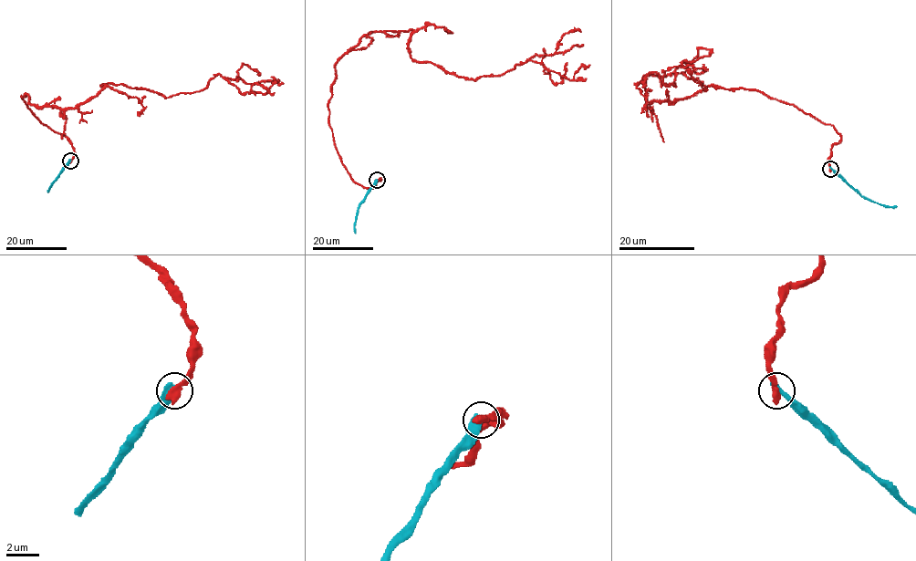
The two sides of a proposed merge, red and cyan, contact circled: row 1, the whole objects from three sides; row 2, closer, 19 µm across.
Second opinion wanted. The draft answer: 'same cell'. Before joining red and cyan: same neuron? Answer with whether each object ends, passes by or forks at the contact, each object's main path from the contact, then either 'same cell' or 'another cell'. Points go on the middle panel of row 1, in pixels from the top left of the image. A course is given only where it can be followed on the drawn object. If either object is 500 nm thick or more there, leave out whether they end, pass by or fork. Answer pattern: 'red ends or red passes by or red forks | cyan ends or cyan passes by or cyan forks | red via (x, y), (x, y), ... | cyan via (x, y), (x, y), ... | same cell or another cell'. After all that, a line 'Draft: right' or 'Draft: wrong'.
red via (377, 180), (354, 181), (328, 120), (335, 64), (363, 36), (410, 29), (413, 59), (474, 79), (581, 32) | cyan via (377, 180), (359, 205), (355, 233) | another cell
Draft: wrong

